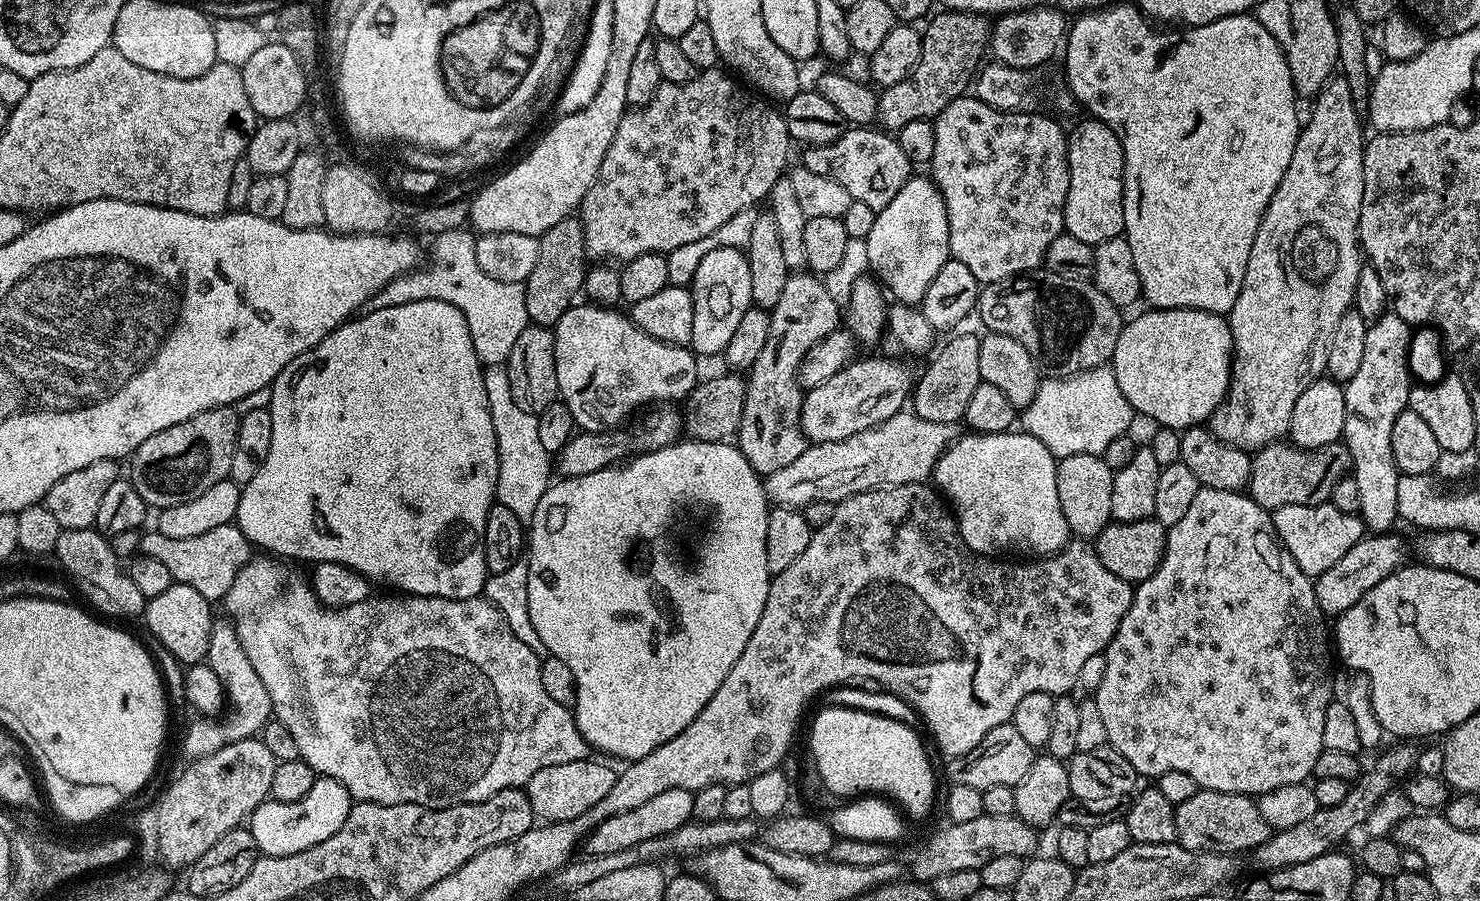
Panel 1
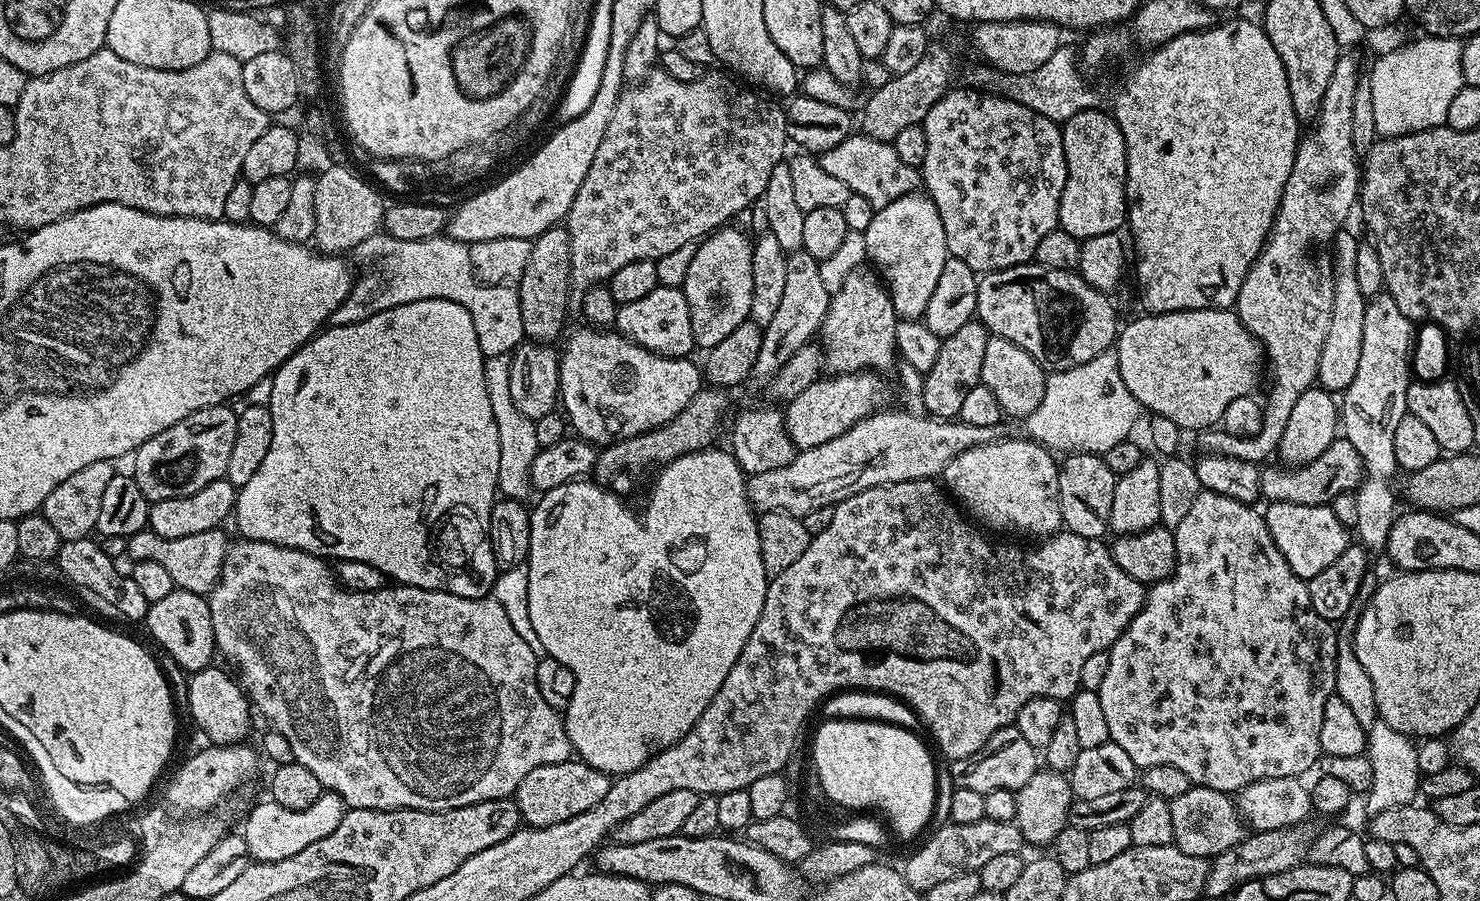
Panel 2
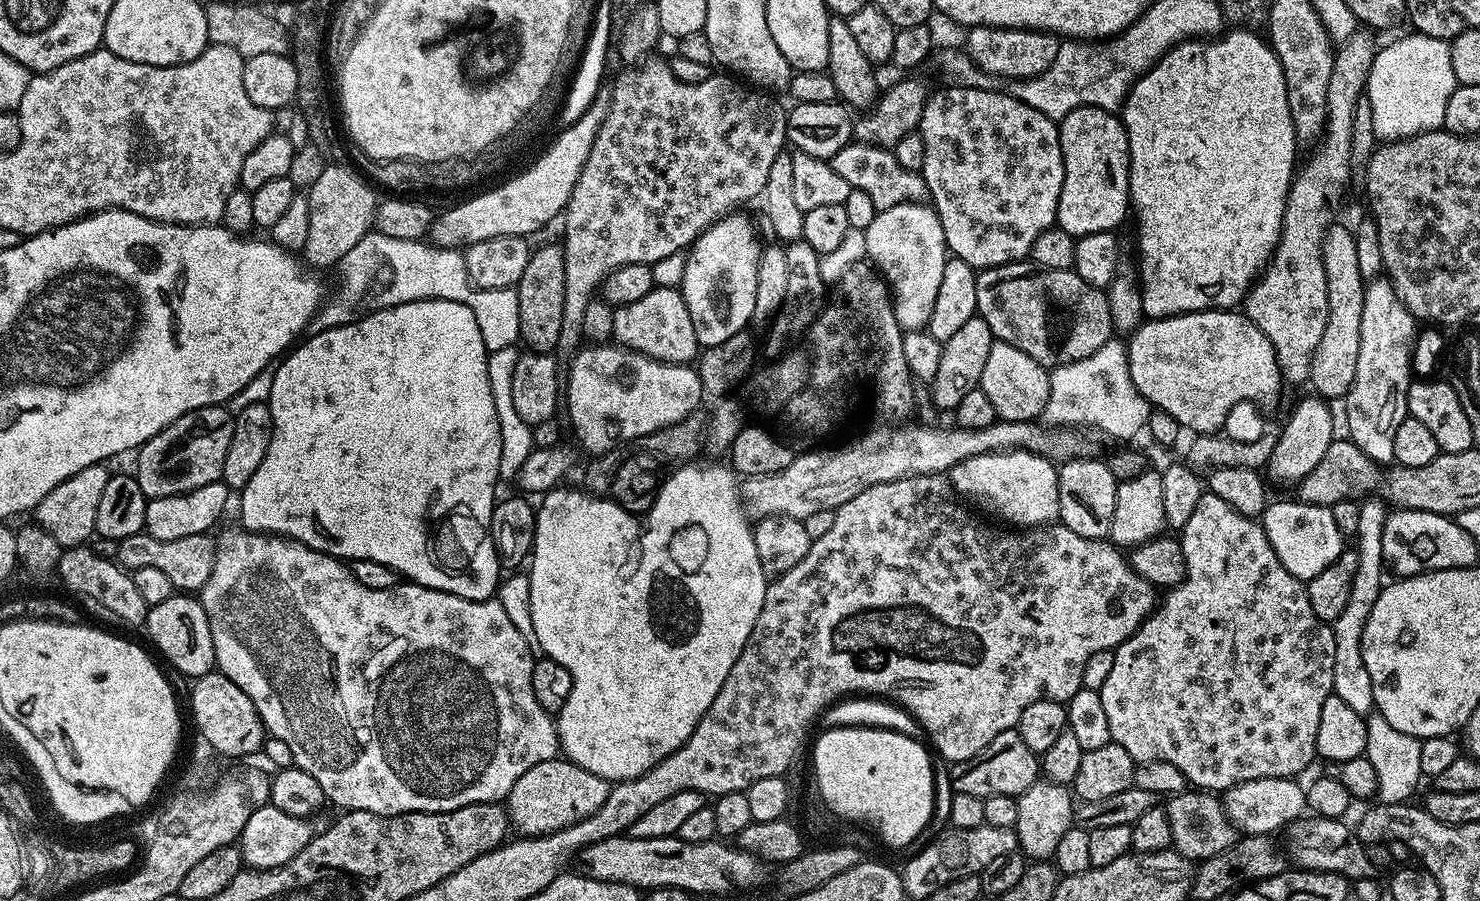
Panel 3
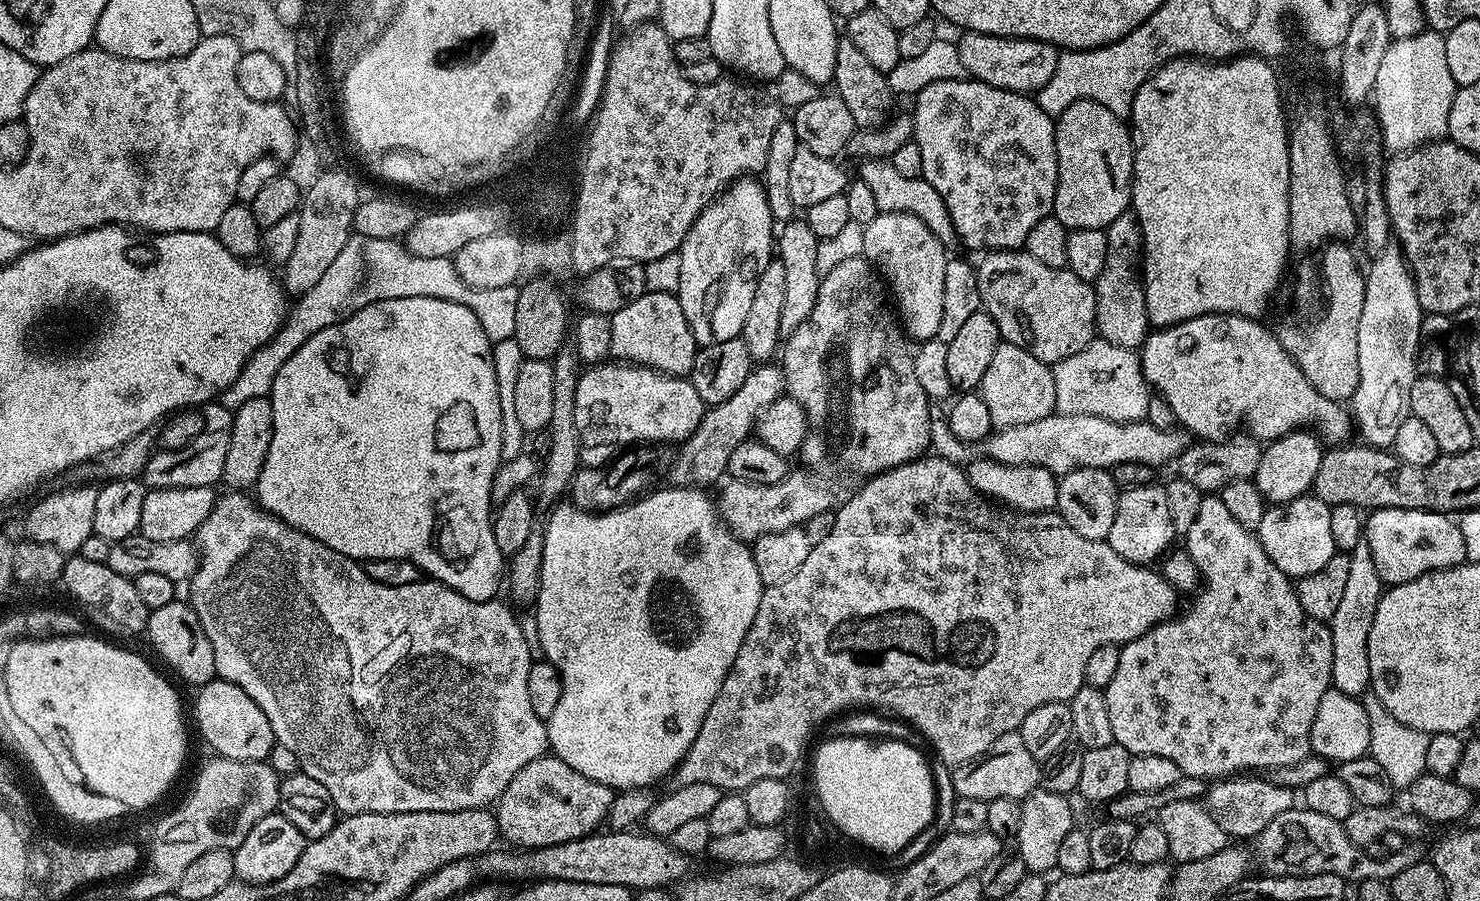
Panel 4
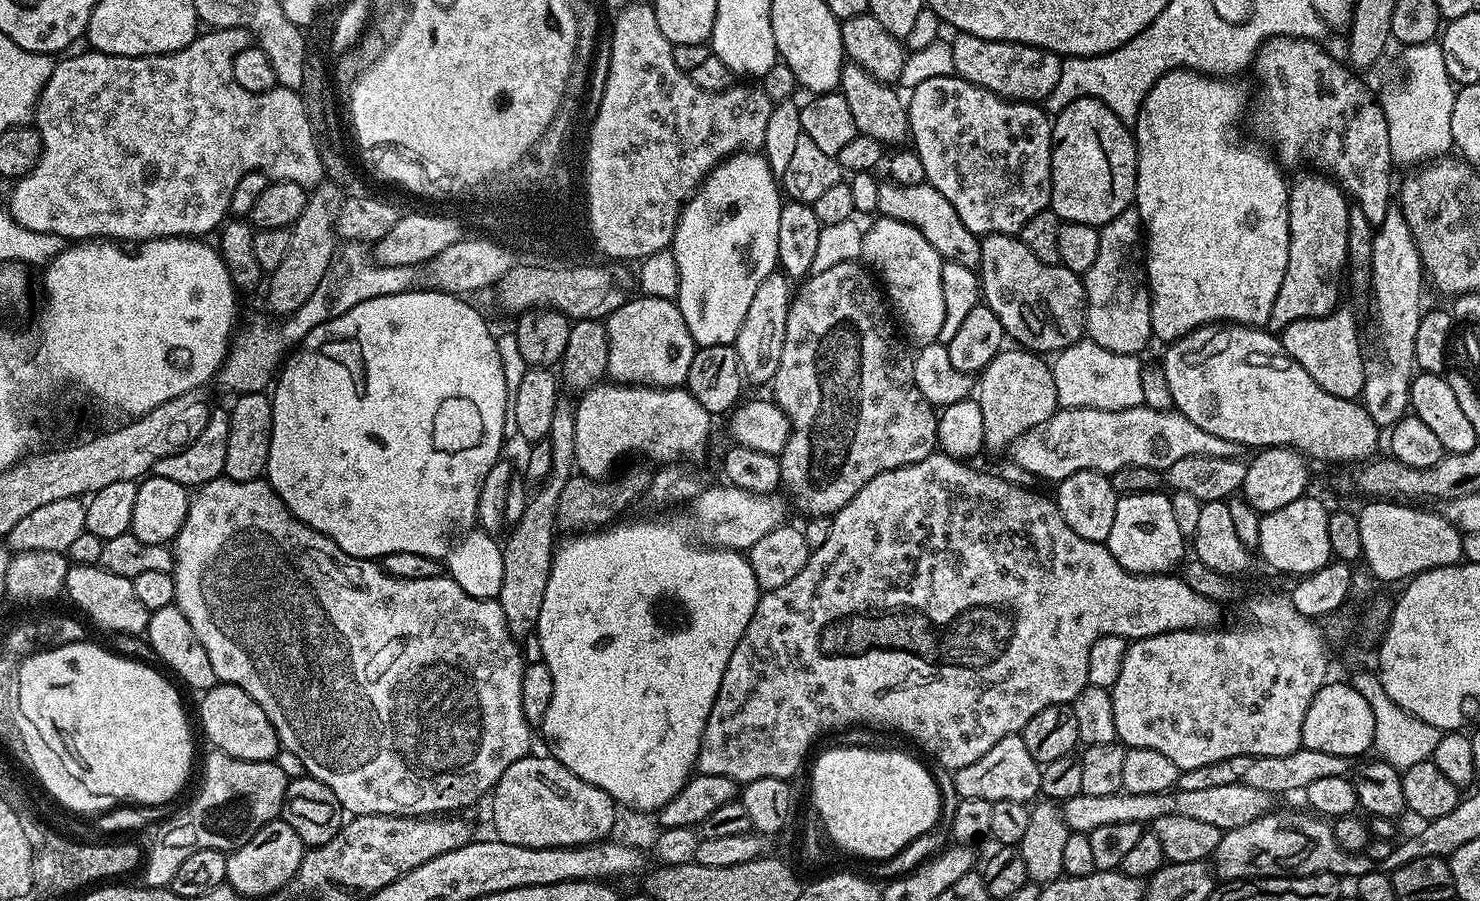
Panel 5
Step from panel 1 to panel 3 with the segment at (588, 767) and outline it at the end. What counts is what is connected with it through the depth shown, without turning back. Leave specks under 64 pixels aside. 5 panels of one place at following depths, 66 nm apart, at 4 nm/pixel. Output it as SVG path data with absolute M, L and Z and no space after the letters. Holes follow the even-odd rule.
M567 758L538 762L538 766L530 766L530 770L514 782L506 798L511 827L515 831L517 828L520 831L517 833L524 838L548 836L594 814L594 810L606 802L609 787L609 781L598 778L598 774L590 774L590 770Z

